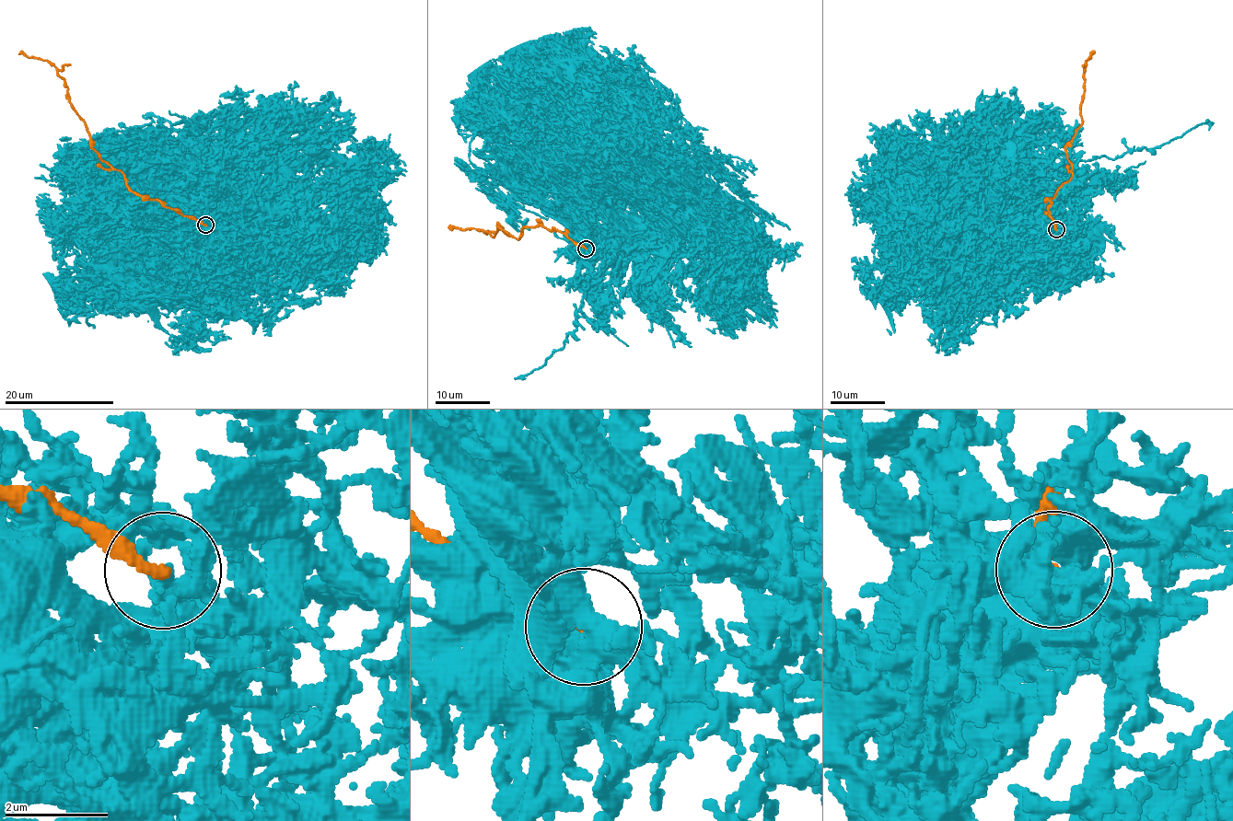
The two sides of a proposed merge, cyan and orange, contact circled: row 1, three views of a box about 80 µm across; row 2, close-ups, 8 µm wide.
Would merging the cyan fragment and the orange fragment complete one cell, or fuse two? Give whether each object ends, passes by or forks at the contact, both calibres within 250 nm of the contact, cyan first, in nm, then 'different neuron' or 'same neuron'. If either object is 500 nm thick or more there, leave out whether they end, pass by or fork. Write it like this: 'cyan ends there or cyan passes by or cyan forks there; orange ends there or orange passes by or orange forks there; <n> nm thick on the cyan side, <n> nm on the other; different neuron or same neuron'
cyan passes by; orange ends there; 200 nm thick on the cyan side, 220 nm on the other; different neuron

